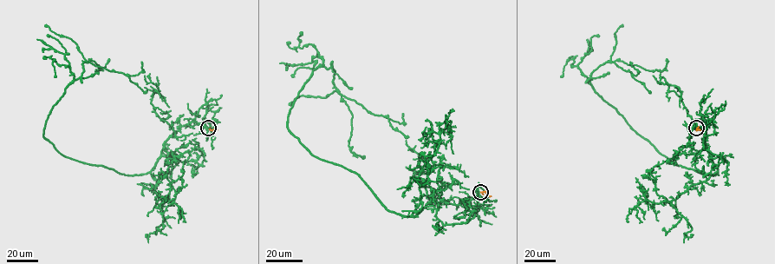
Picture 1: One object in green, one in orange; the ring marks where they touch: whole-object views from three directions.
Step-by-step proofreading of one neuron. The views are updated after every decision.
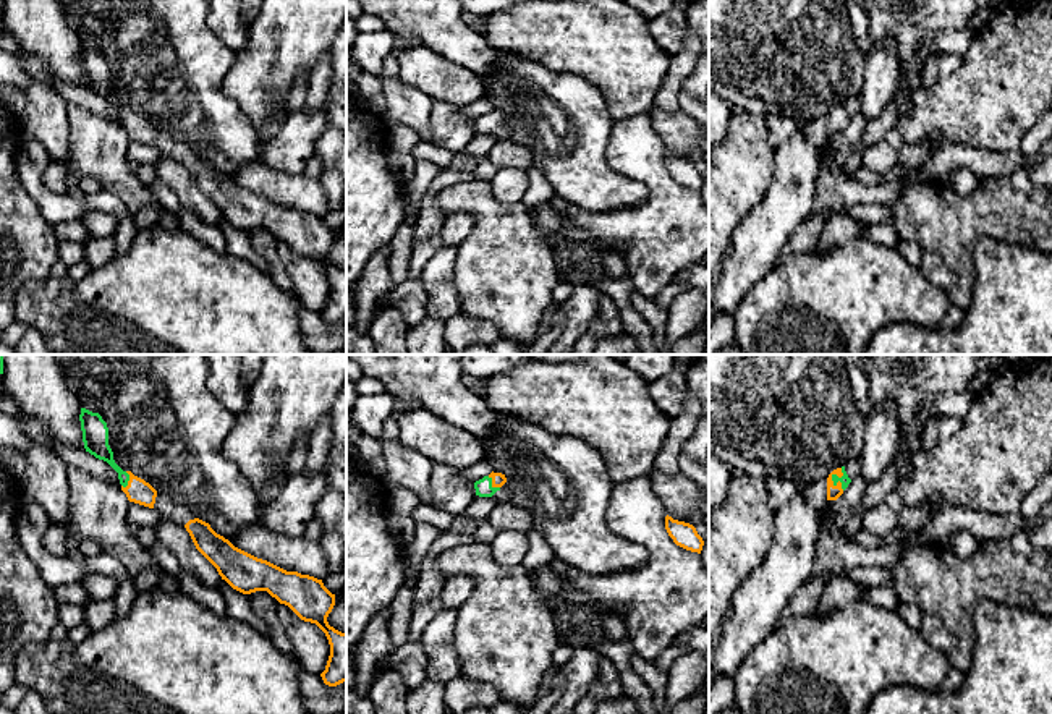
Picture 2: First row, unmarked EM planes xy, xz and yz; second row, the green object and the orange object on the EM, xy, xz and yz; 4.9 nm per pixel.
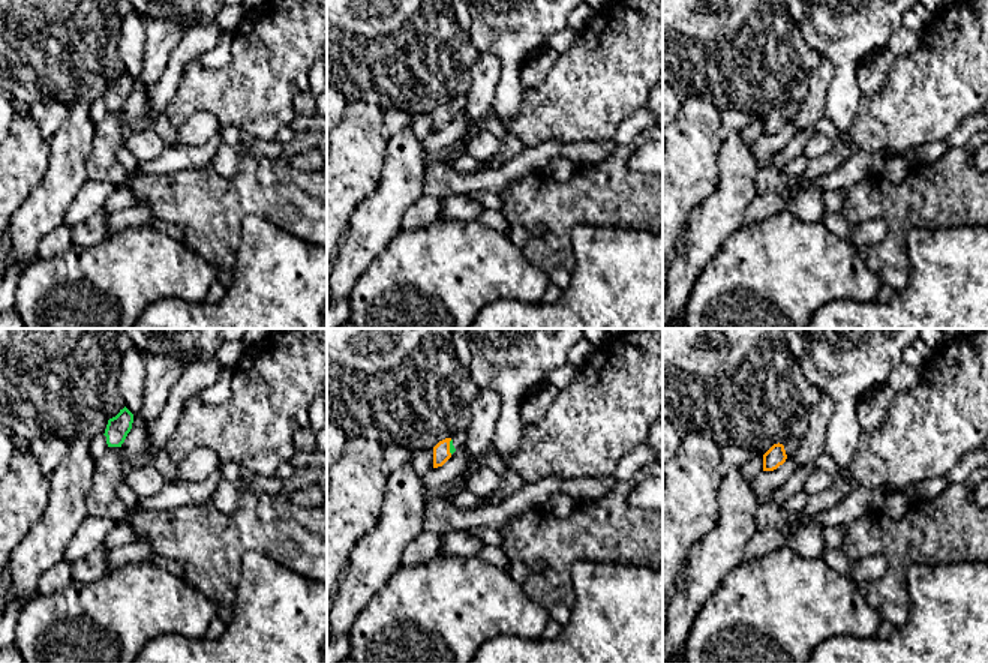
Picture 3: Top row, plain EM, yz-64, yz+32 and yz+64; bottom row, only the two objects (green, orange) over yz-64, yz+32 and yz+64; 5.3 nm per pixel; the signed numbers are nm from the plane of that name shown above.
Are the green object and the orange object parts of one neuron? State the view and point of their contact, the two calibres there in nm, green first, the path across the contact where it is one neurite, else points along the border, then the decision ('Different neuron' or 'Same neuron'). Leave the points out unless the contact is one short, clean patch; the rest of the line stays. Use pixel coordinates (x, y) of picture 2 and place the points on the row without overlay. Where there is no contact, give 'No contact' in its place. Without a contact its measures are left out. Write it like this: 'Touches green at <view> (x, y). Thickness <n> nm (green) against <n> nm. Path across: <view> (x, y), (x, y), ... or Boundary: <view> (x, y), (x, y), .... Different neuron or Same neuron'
Touches green at yz (839, 117). Thickness 50 nm (green) against 70 nm. Path across: yz (844, 117), (839, 117), (834, 130). Same neuron

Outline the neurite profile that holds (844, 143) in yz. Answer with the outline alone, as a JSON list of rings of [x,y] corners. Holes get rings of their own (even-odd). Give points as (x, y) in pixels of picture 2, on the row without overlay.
[[[858,112],[843,131],[834,139],[830,146],[821,147],[821,164],[825,160],[842,162],[842,159],[853,151],[855,144],[861,141],[869,121],[863,112]]]

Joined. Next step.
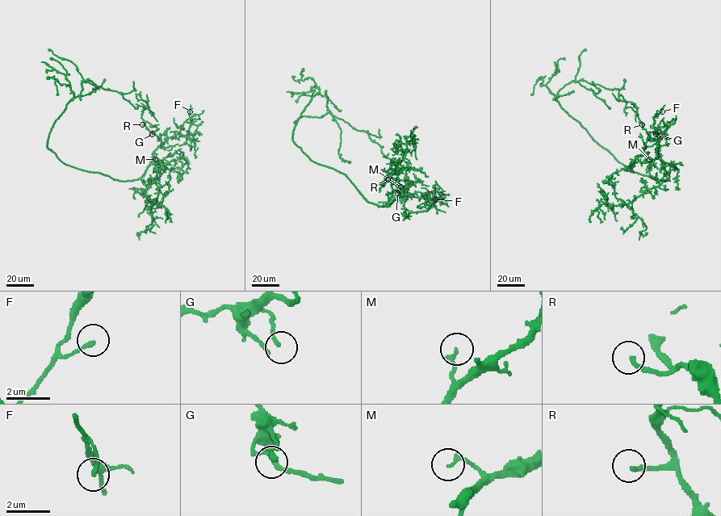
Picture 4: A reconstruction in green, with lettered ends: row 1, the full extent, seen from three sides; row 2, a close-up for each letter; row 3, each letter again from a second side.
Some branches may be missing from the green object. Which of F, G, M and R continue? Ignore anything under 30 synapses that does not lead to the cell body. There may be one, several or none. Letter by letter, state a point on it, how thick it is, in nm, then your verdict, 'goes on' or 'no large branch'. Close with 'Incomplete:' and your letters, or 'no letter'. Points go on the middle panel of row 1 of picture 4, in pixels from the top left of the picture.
F: place (435, 199); calibre 160 nm; no large branch
G: place (397, 193); calibre 160 nm; no large branch
M: place (400, 186); calibre 150 nm; no large branch
R: place (387, 179); calibre 200 nm; goes on
Incomplete: R

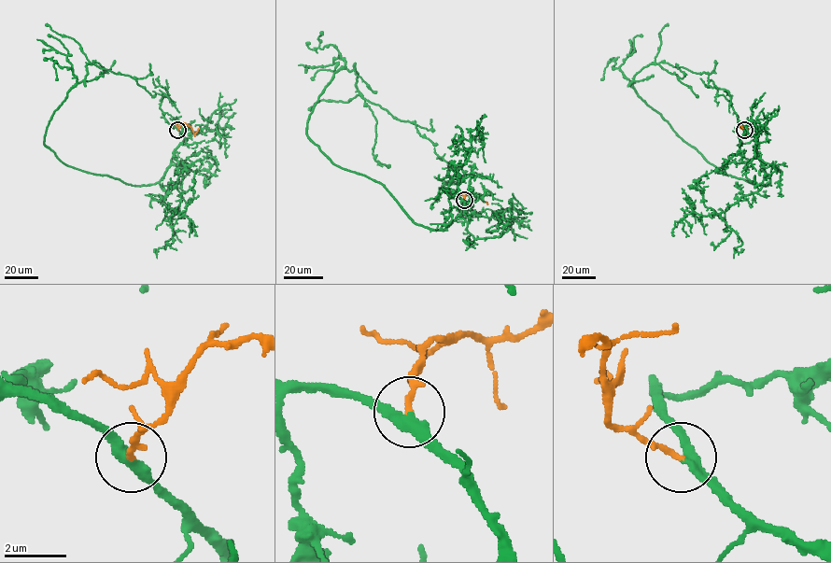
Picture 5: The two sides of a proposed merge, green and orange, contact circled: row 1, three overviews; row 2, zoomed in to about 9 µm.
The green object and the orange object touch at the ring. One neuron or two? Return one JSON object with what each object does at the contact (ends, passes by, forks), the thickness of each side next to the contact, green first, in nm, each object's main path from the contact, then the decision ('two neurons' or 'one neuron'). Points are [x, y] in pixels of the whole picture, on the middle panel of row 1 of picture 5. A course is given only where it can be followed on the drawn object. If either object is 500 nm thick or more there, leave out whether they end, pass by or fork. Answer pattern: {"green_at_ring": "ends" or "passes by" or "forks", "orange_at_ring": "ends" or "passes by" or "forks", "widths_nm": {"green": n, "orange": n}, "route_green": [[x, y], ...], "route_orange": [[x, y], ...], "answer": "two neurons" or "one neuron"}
{"green_at_ring": "passes by", "orange_at_ring": "ends", "widths_nm": {"green": 320, "orange": 160}, "route_green": [[464, 200], [443, 230], [416, 224], [307, 122], [355, 70], [363, 98], [437, 145]], "route_orange": [[464, 199], [465, 195], [473, 194], [487, 204]], "answer": "one neuron"}

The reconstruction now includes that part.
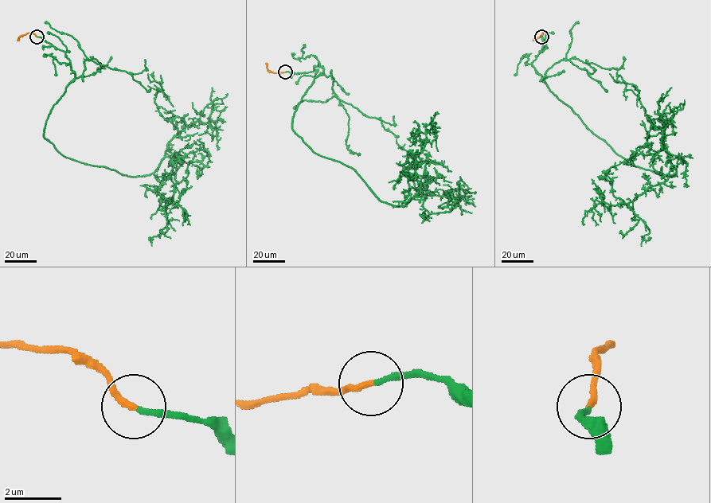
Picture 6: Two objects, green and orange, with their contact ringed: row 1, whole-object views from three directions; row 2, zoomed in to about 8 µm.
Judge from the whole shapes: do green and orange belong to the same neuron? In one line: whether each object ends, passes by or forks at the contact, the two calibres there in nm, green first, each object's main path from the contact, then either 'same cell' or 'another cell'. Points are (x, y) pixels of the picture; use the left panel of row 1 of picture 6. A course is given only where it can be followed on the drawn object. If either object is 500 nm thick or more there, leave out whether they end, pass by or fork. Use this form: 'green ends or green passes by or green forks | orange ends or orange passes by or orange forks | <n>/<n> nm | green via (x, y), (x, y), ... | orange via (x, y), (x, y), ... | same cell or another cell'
green ends | orange ends | 200/220 nm | green via (37, 36), (75, 73), (44, 129), (72, 160), (155, 170), (177, 131), (148, 74) | orange via (37, 36), (26, 33), (17, 40) | same cell

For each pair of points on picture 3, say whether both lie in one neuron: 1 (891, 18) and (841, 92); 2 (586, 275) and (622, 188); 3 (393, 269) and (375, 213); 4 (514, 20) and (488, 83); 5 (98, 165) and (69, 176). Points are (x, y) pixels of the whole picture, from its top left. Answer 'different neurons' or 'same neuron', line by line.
1: same neuron
2: different neurons
3: different neurons
4: different neurons
5: different neurons

